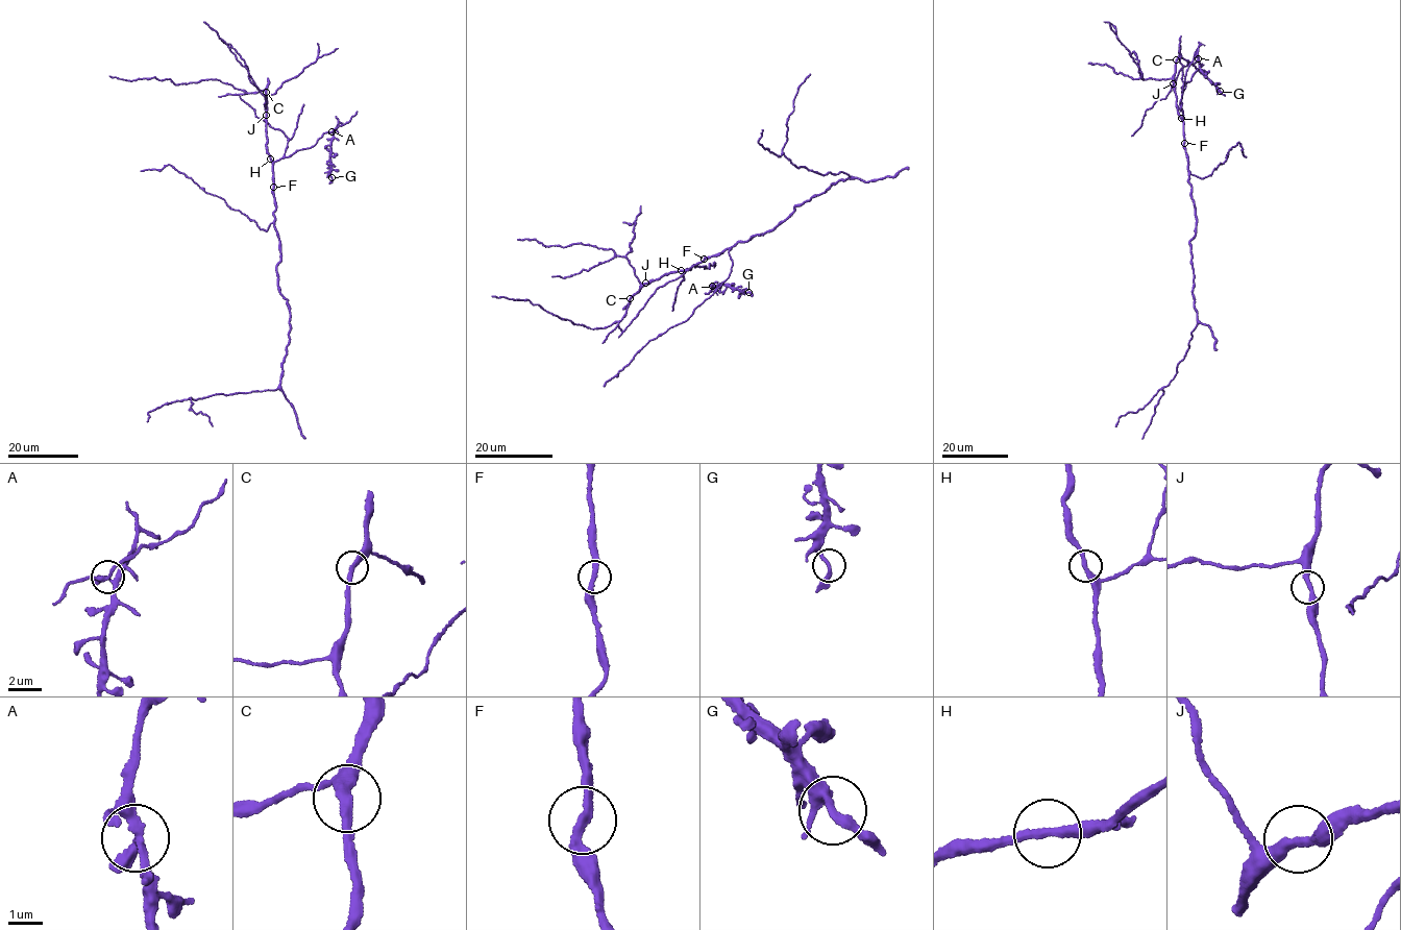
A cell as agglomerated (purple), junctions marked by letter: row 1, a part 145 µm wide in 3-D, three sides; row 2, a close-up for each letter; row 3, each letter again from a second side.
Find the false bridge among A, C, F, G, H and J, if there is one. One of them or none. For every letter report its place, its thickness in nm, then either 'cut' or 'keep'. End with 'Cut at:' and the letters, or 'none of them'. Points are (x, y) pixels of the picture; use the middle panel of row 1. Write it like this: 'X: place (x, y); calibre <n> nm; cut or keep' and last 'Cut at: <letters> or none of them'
A: place (712, 286); calibre 280 nm; keep
C: place (630, 298); calibre 320 nm; keep
F: place (704, 259); calibre 280 nm; keep
G: place (748, 292); calibre 240 nm; keep
H: place (681, 270); calibre 280 nm; keep
J: place (645, 283); calibre 280 nm; keep
Cut at: none of them

